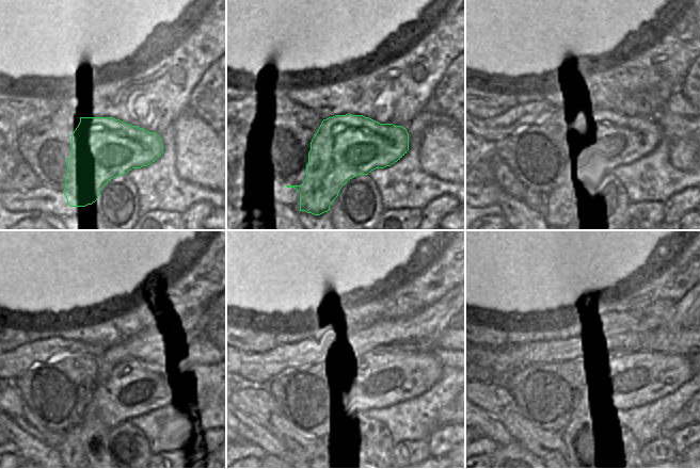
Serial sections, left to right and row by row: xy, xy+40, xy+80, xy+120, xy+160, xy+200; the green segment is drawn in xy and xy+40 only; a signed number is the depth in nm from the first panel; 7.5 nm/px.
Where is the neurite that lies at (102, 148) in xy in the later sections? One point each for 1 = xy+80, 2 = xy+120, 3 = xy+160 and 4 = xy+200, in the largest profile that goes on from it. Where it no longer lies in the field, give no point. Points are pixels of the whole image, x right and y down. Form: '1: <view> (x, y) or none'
1: xy+80 (598, 144)
2: xy+120 (133, 387)
3: xy+160 (393, 378)
4: xy+200 (649, 376)

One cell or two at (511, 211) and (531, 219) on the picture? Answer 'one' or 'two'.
one

